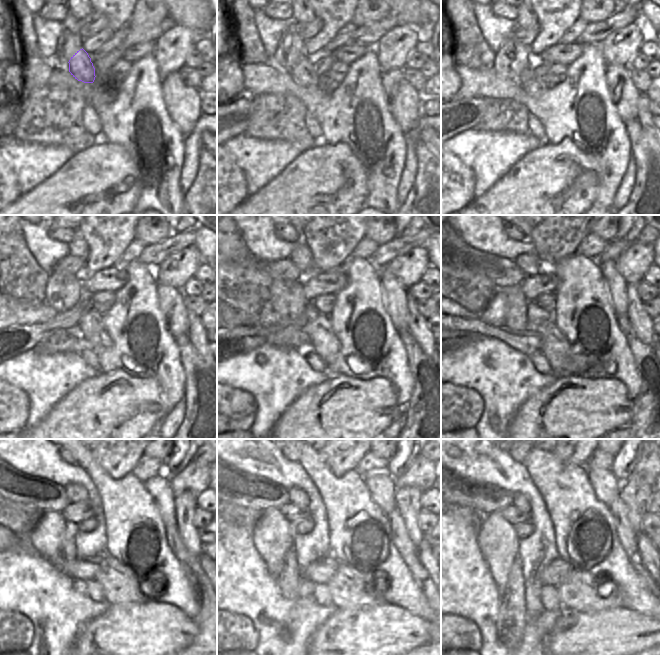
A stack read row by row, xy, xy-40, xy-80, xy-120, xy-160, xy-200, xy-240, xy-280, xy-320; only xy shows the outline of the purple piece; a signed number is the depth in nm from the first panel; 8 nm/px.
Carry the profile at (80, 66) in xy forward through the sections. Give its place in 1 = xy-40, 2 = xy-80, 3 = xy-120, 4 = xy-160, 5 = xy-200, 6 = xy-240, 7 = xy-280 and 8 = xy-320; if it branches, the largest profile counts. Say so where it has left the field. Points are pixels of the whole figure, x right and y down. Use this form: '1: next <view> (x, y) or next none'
1: next xy-40 (303, 73)
2: next xy-80 (535, 86)
3: next xy-120 (92, 325)
4: next xy-160 (325, 343)
5: next xy-200 (554, 345)
6: next xy-240 (120, 585)
7: next xy-280 (347, 587)
8: next xy-320 (585, 591)

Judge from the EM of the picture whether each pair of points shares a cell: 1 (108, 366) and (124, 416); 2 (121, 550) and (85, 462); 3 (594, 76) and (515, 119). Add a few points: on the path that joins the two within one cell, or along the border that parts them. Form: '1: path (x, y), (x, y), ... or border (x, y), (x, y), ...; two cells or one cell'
1: border (101, 372), (121, 369), (133, 377); two cells
2: path (121, 528), (121, 500), (105, 484); one cell
3: border (508, 99), (521, 102), (530, 113); two cells

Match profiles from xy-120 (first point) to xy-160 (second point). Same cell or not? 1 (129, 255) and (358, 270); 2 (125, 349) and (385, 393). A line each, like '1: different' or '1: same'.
1: different
2: different

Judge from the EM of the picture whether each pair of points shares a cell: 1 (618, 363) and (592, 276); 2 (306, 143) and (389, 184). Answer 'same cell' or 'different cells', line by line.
1: same cell
2: different cells

